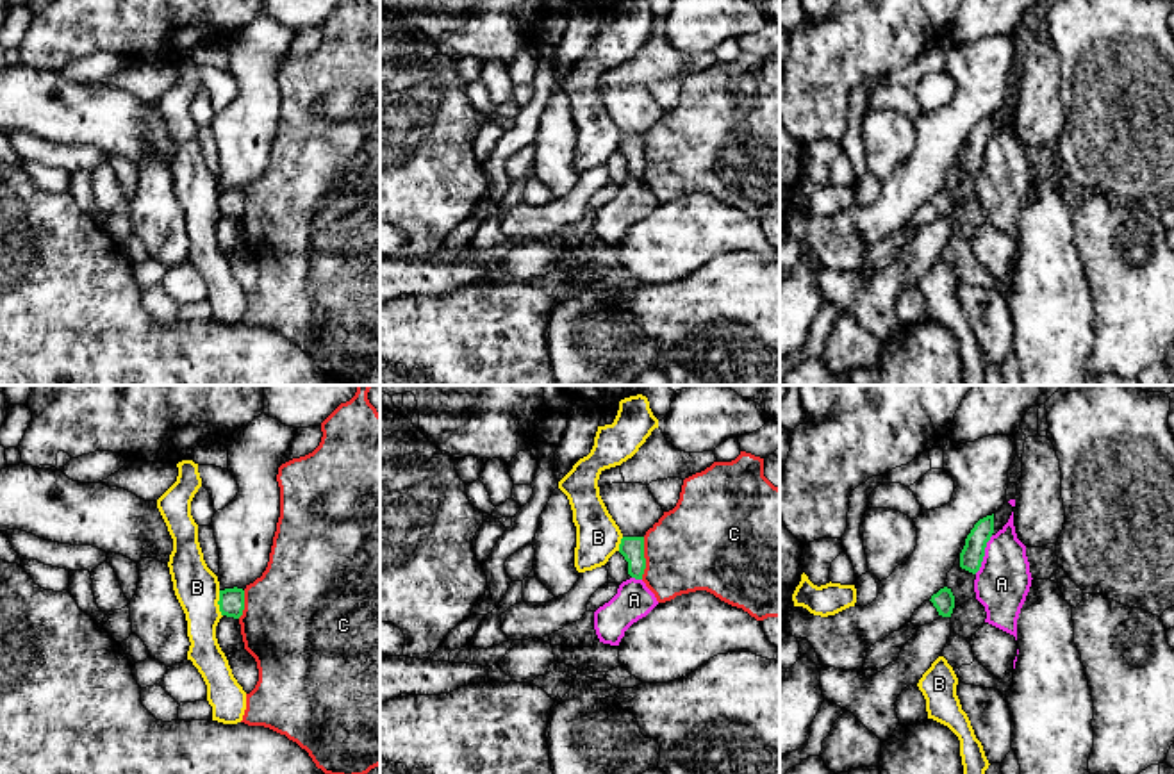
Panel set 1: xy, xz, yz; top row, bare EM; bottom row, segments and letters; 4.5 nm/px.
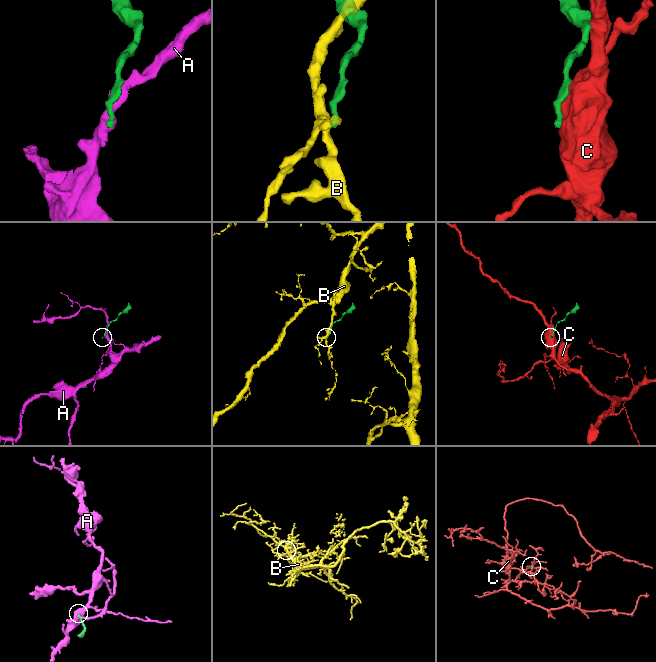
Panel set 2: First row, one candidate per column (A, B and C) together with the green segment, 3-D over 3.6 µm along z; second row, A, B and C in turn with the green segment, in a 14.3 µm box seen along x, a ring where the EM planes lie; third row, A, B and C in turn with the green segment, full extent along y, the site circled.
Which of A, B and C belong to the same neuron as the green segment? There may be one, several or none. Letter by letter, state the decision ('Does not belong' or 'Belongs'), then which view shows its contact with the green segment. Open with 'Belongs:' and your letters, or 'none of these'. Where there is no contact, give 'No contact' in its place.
Belongs: none of these
A: Does not belong. Touches green in yz
B: Does not belong. Touches green in xy
C: Does not belong. Touches green in xz

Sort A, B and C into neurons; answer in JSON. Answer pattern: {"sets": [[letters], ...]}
{"sets": [["A"], ["B"], ["C"]]}

